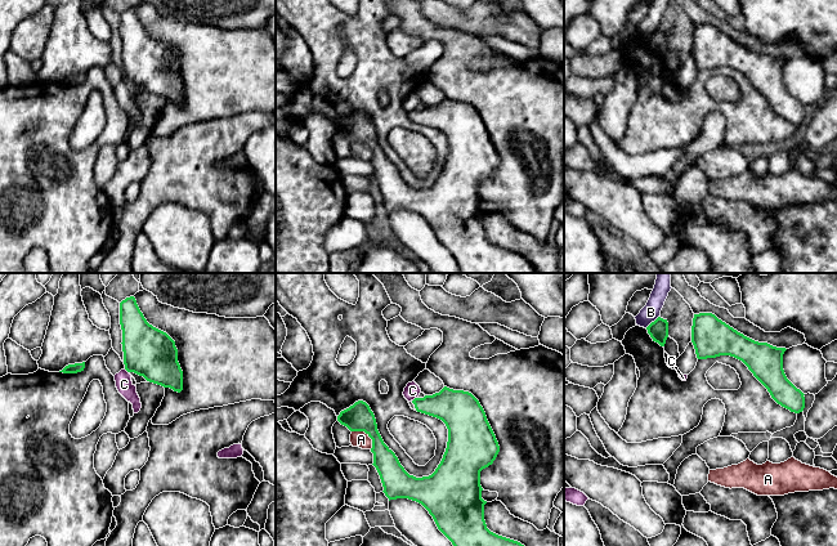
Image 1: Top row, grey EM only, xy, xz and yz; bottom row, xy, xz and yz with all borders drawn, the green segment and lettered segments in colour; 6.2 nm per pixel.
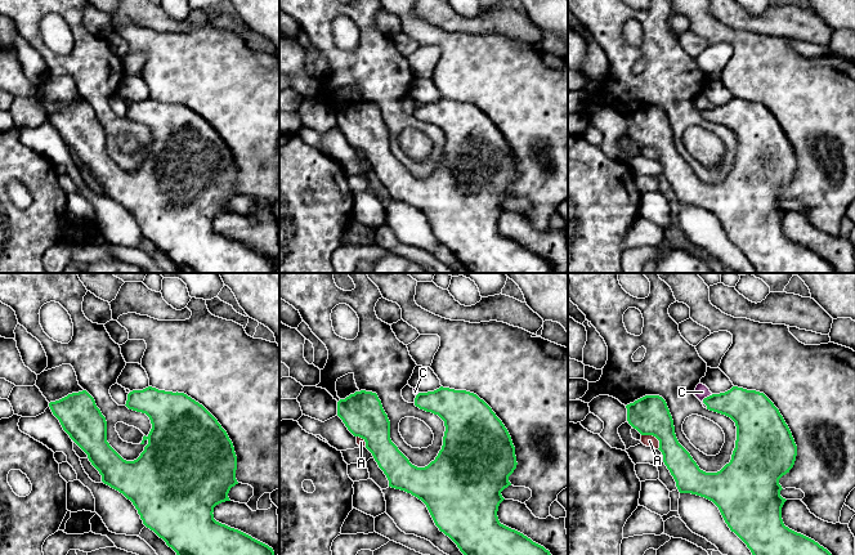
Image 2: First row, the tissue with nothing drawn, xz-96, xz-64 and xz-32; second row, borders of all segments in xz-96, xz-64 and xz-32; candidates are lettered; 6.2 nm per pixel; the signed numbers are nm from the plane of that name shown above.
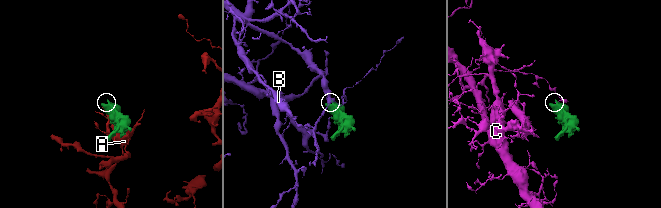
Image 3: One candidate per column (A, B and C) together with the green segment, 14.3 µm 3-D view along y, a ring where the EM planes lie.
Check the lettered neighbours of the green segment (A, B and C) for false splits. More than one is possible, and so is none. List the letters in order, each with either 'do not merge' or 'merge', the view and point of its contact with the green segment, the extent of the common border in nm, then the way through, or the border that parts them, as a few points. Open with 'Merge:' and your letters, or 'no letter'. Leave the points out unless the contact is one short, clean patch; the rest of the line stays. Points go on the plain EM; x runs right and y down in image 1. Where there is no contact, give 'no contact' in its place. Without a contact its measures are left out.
Merge: no letter
A: do not merge; contact xz (366, 144); length 170 nm
B: do not merge; contact yz (652, 34); length 120 nm; border yz (659, 27), (645, 39)
C: do not merge; contact xz (413, 111); length 40 nm; border xz (416, 108), (412, 112)

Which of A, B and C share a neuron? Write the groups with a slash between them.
A / B / C

